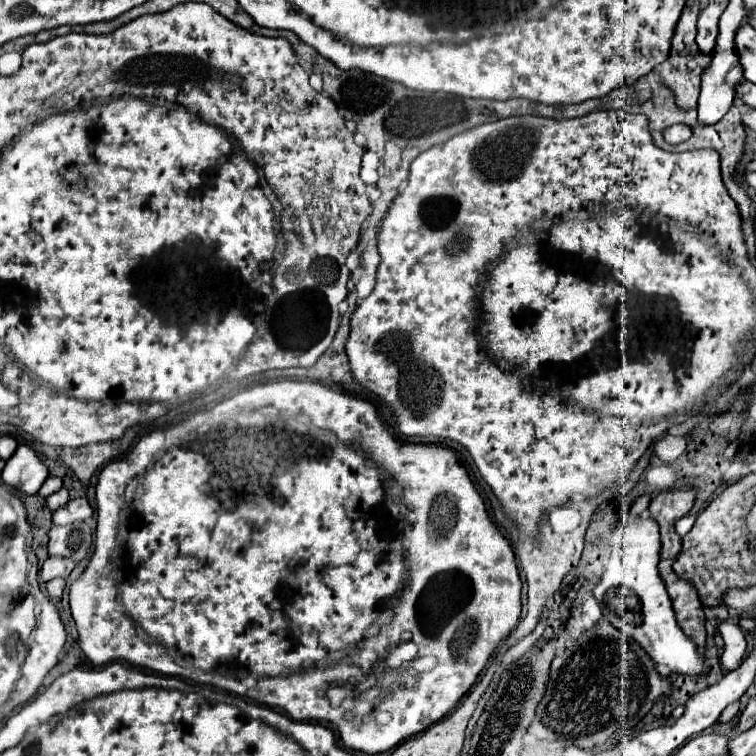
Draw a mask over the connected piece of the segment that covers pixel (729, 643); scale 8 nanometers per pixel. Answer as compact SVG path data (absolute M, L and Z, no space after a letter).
M723 621L719 623L719 631L723 635L723 641L725 641L725 651L723 651L720 658L720 663L725 671L731 671L735 669L735 665L741 663L743 659L743 649L745 649L745 643L743 643L743 631L735 625L735 623L729 623L729 621Z

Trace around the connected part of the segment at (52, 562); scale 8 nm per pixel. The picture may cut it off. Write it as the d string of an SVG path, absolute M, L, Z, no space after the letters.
M47 557L47 561L41 565L41 579L43 581L51 581L53 577L67 579L73 567L75 567L75 561L69 557Z

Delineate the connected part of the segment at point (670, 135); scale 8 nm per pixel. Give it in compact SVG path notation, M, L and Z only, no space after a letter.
M671 125L671 127L667 127L663 131L663 137L665 137L667 143L673 143L675 145L675 143L687 141L691 137L691 131L689 131L687 125Z

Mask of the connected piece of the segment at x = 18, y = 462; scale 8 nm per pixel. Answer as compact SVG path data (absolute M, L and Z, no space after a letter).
M19 445L11 459L5 461L5 467L1 471L1 479L9 487L27 495L37 493L47 477L49 477L47 465L29 445Z

